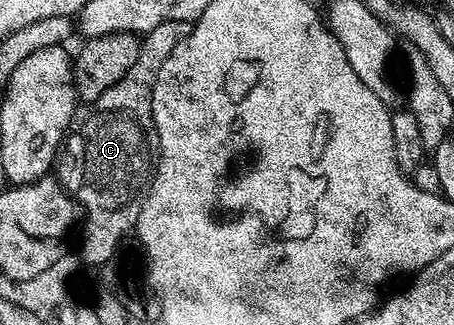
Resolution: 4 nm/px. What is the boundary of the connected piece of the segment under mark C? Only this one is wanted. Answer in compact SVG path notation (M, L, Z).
M167 19L164 23L160 23L160 27L145 34L141 38L140 55L136 55L136 63L132 63L128 75L124 75L120 83L108 87L108 91L104 91L100 99L83 104L69 130L70 161L78 168L71 171L70 177L74 180L75 187L78 188L76 201L84 214L84 221L86 217L86 234L82 237L80 257L87 266L109 266L113 262L118 246L131 236L132 230L137 226L140 207L144 207L144 199L150 190L150 183L156 168L152 87L156 83L156 75L160 75L160 67L164 67L164 59L172 55L172 47L176 47L176 43L180 43L190 34L190 26L188 23Z

